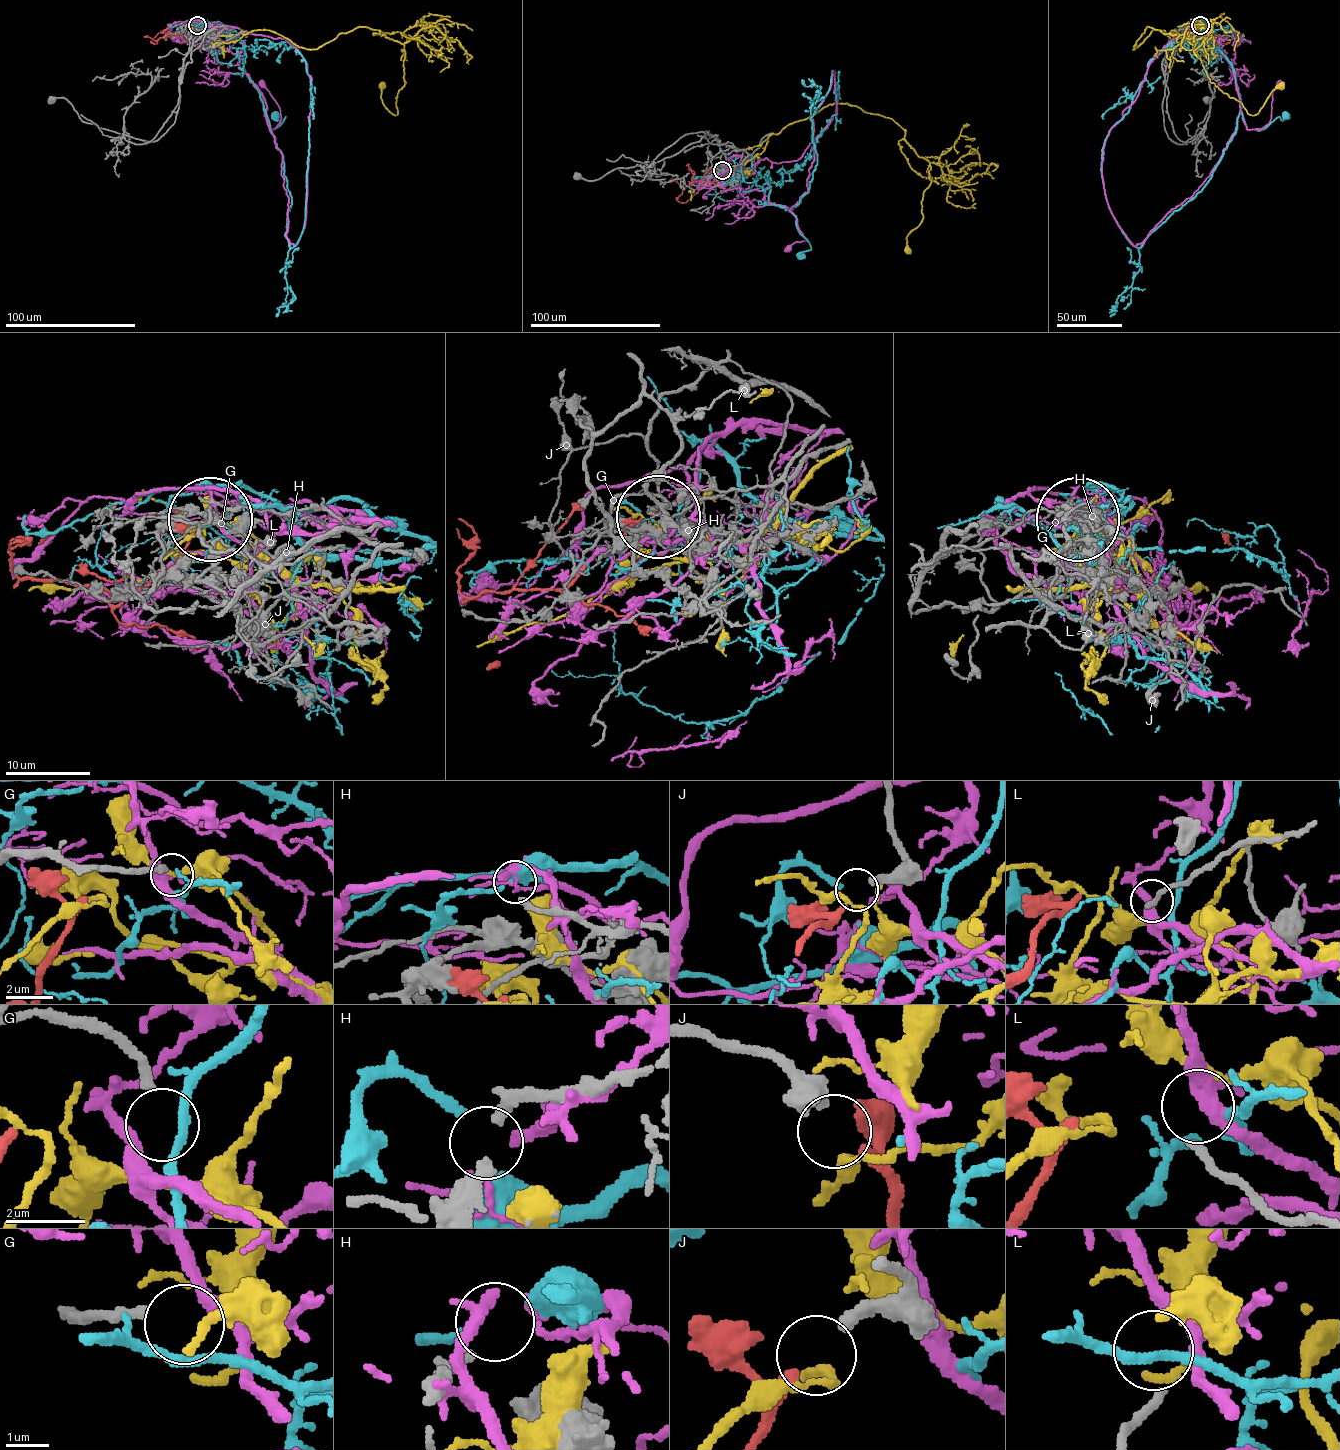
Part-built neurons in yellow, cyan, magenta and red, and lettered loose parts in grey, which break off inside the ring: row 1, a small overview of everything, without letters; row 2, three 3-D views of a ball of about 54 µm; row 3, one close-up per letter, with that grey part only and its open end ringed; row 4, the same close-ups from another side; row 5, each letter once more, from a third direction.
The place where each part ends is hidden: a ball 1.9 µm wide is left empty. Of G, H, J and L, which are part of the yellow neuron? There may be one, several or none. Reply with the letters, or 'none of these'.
none of these

